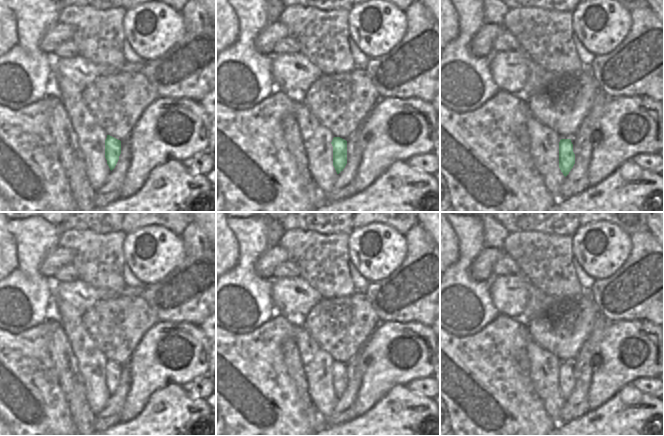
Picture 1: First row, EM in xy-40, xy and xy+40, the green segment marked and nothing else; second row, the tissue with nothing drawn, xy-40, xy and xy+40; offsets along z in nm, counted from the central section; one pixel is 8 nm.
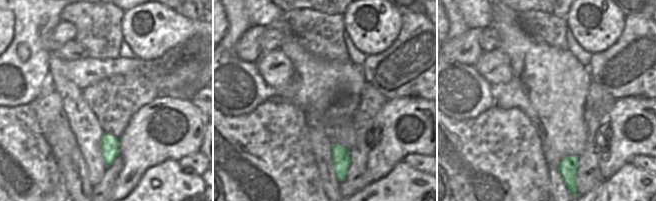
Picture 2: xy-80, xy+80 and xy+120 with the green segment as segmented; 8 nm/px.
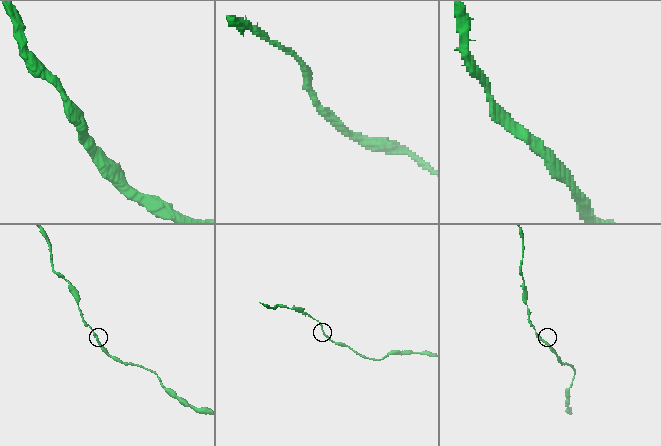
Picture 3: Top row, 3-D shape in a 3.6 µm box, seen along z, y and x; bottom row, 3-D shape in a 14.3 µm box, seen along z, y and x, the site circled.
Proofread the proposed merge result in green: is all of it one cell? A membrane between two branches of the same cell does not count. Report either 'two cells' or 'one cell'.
one cell

